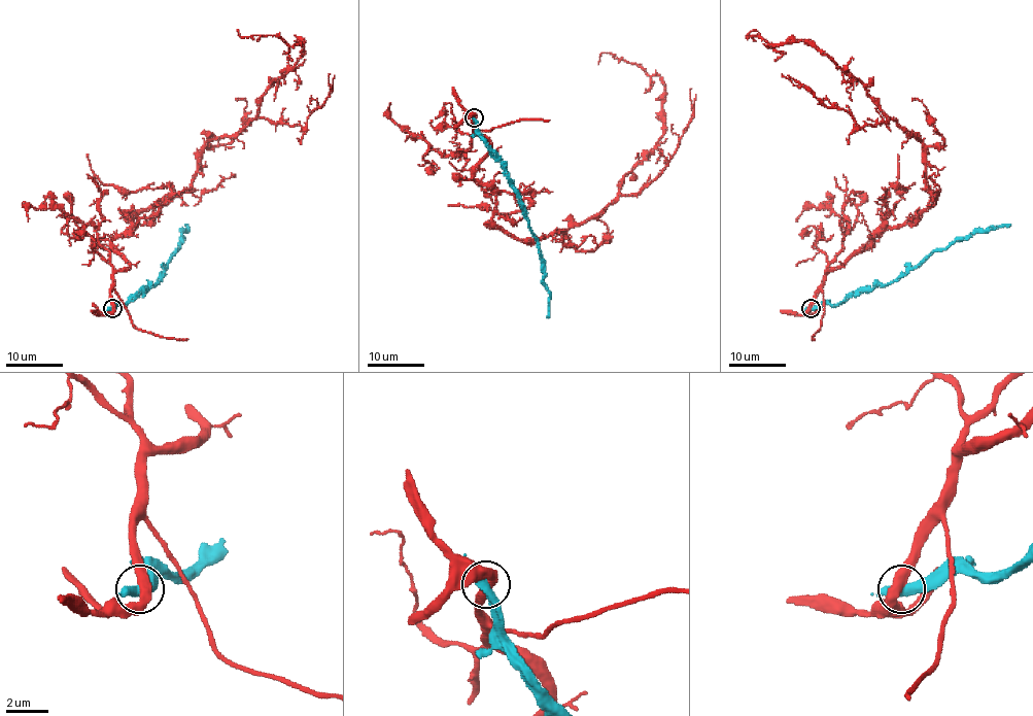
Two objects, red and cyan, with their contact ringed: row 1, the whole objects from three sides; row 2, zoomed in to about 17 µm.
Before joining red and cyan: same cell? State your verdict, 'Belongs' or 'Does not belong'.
Does not belong

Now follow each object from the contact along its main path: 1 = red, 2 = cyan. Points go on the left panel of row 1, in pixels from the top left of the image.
1: (112, 307), (129, 266), (112, 241), (180, 196), (201, 148), (234, 137), (301, 57), (301, 40), (237, 31)
2: (112, 308), (125, 304), (167, 270), (182, 233), (187, 229), (185, 224)

